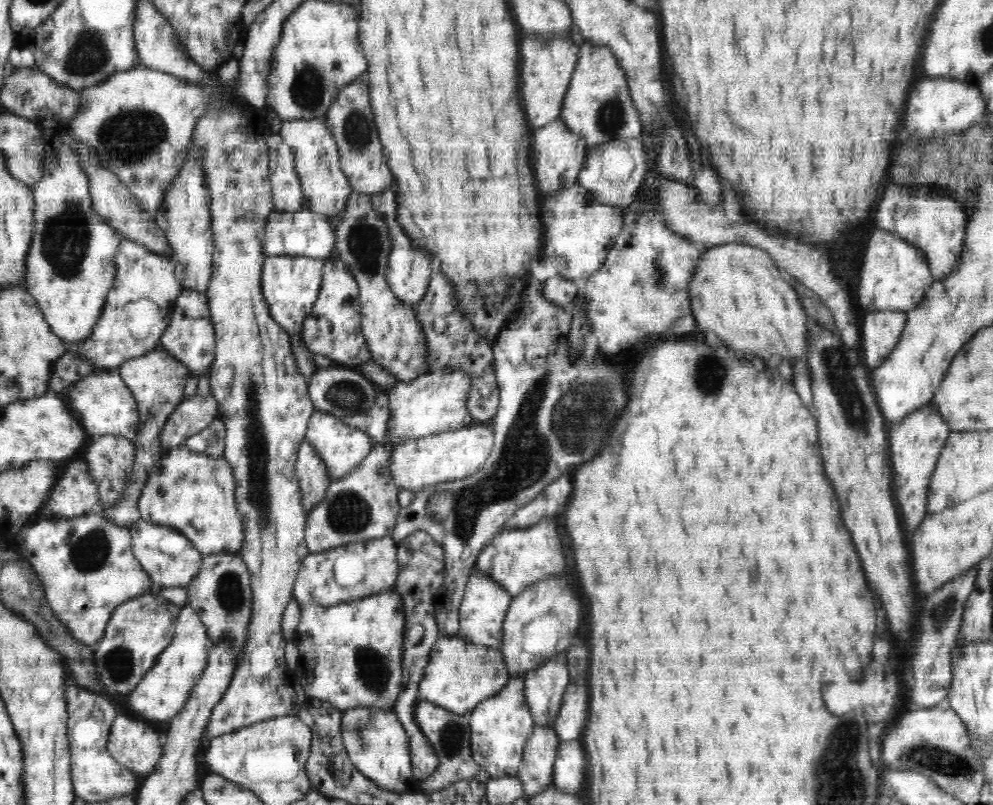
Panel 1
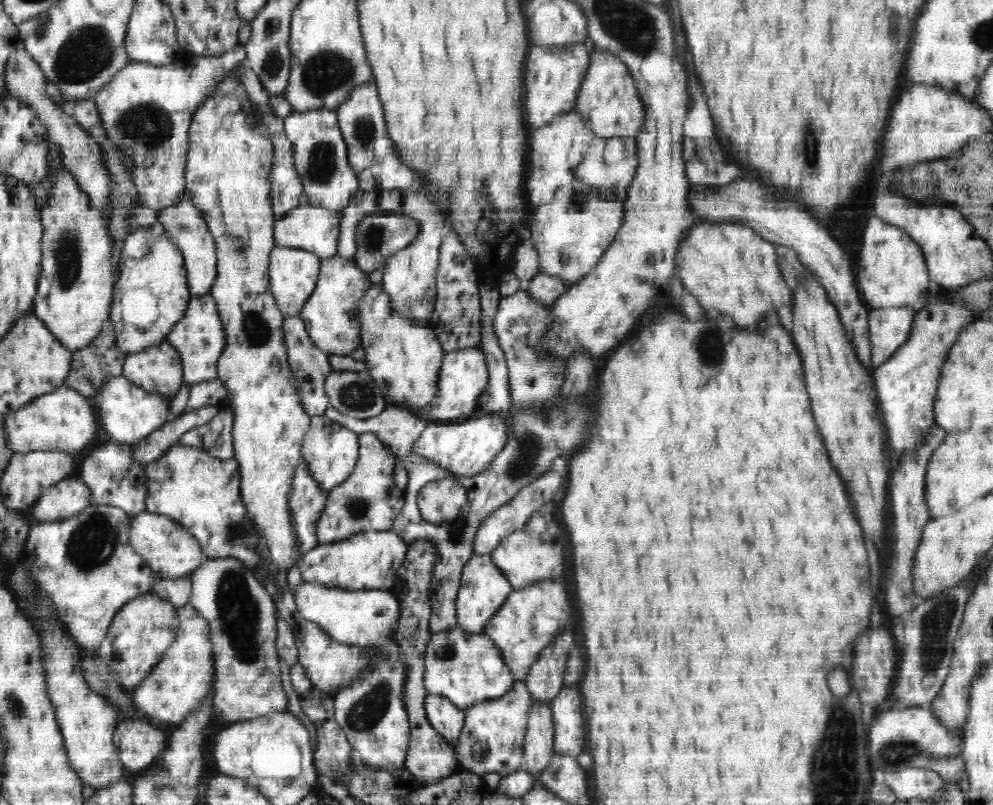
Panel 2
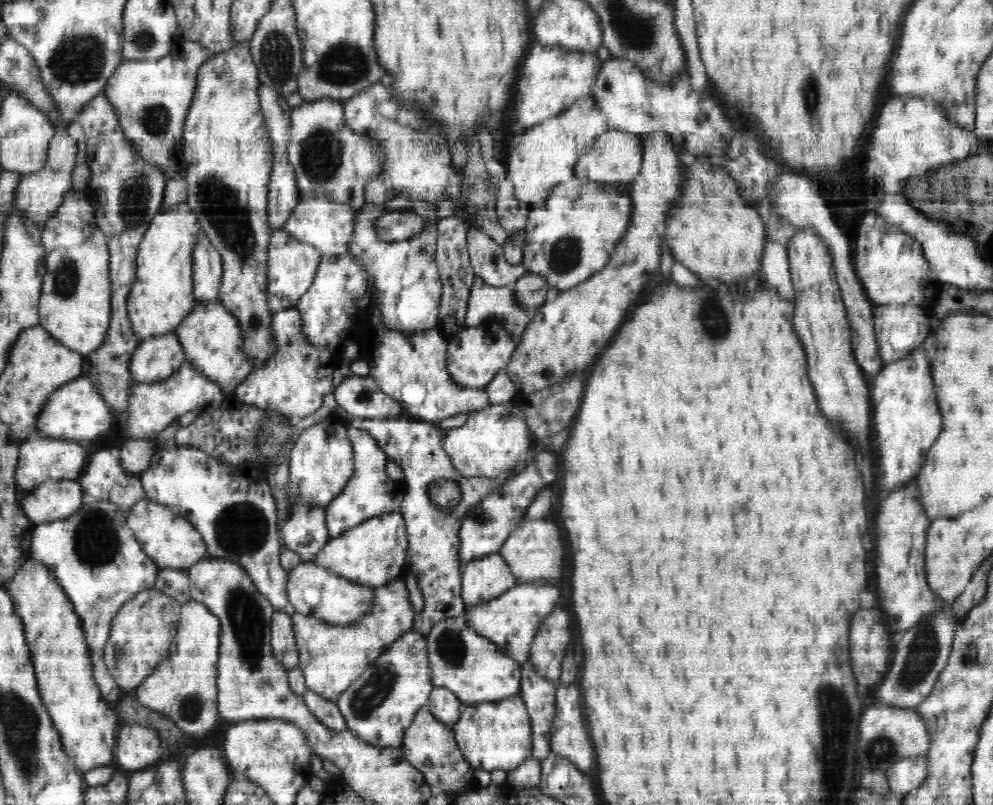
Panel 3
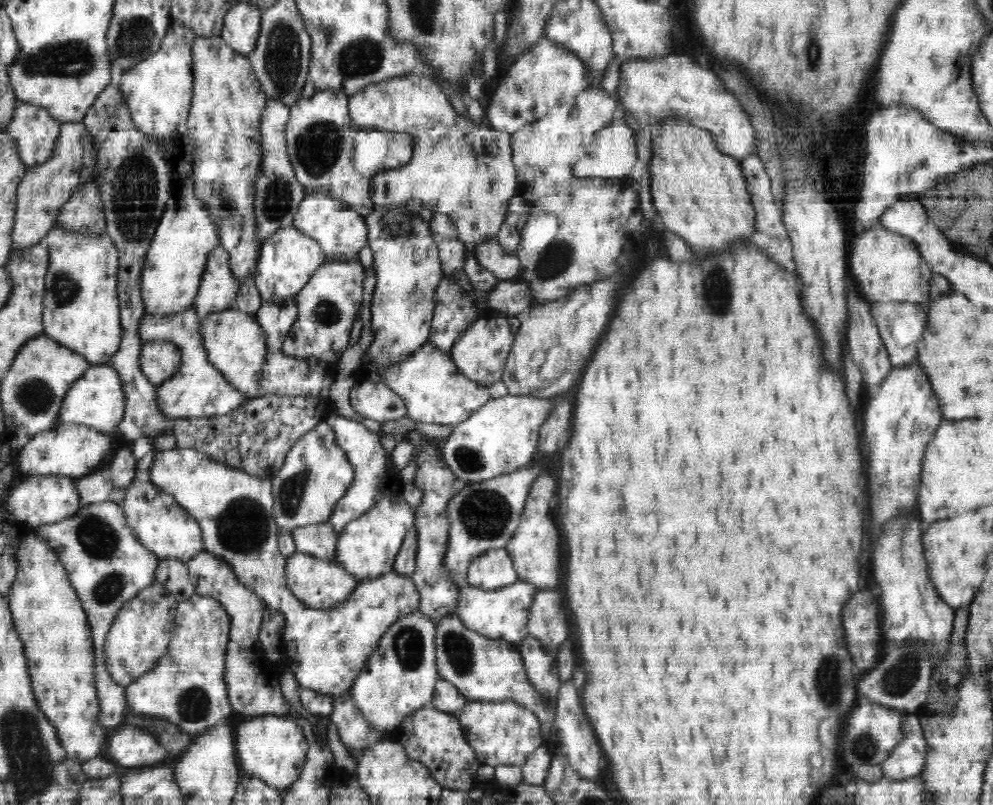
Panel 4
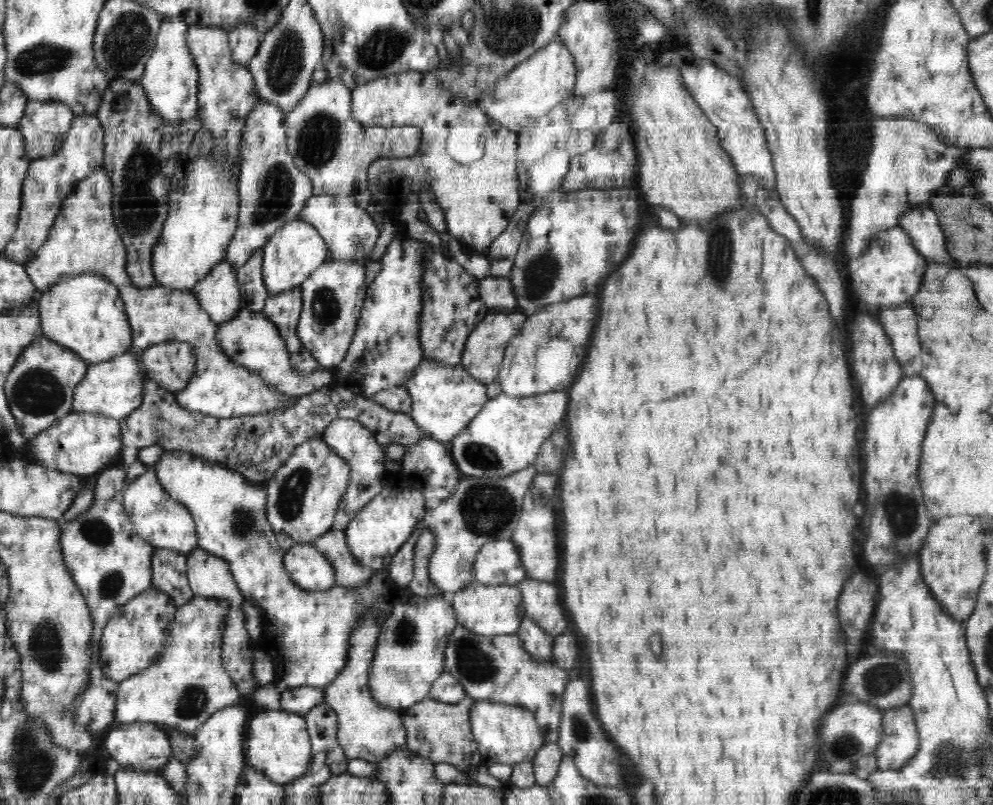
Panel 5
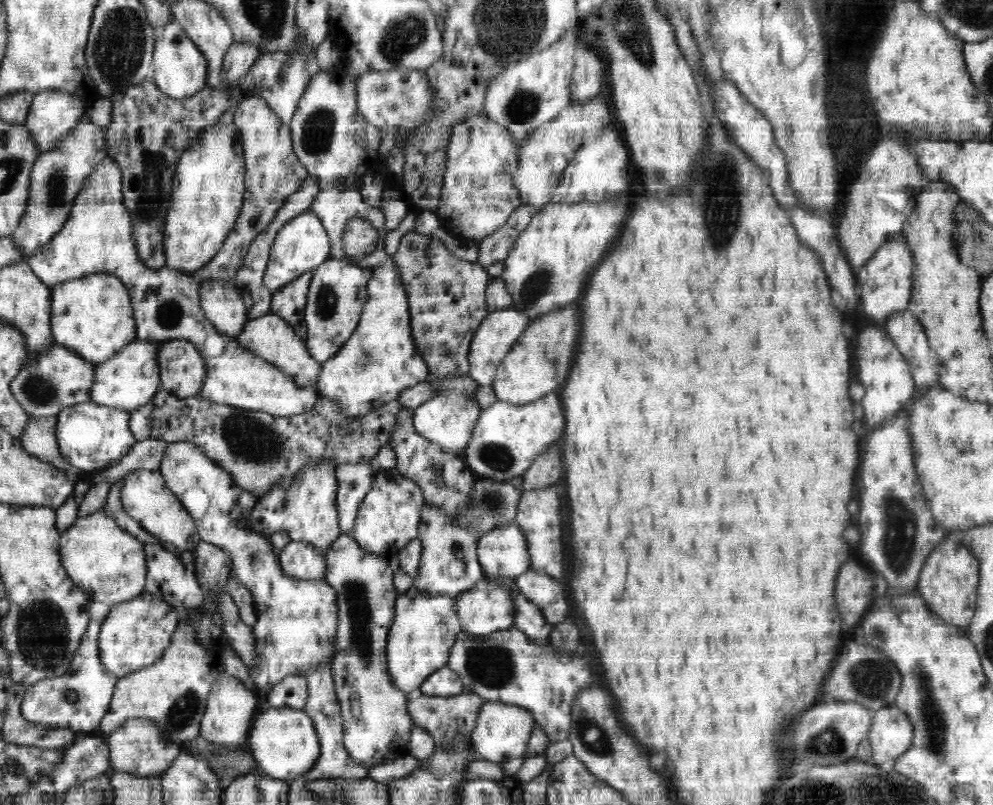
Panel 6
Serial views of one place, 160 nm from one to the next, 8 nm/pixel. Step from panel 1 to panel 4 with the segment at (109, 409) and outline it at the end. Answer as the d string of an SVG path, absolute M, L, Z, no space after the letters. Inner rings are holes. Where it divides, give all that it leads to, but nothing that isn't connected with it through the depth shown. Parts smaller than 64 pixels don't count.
M195 308L172 317L146 315L140 320L140 339L142 342L170 341L182 353L182 362L177 374L168 382L157 386L157 407L165 418L213 417L225 415L236 410L247 398L238 392L220 371L208 362L207 352L201 335L201 320Z

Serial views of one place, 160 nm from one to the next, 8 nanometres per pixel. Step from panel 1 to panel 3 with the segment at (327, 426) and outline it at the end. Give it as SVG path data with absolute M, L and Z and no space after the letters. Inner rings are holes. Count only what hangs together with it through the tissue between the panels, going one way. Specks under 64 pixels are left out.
M329 416L305 428L298 436L290 450L287 518L292 516L298 505L325 507L342 492L355 471L354 449L348 428L346 421L334 422Z

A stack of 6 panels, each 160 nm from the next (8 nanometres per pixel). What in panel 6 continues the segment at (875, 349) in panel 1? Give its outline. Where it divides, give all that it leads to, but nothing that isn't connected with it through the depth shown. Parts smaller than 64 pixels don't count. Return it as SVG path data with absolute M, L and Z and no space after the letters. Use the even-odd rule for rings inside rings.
M907 309L893 313L884 320L882 327L910 365L916 387L926 390L938 385L938 376L944 373L943 366L928 346L921 322L914 314Z

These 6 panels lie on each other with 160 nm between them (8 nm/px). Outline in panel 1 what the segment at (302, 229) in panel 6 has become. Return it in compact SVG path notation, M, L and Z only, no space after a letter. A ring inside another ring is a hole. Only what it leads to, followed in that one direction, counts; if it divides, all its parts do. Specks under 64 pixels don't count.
M289 255L267 257L262 264L261 287L270 316L290 336L302 334L304 320L311 314L323 280L325 260Z

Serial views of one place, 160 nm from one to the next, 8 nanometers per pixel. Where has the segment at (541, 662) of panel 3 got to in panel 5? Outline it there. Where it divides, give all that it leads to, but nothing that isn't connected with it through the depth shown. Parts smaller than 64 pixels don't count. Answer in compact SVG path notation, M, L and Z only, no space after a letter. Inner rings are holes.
M526 578L519 582L525 616L533 620L550 636L560 636L566 631L566 614L560 604L560 592L552 582Z

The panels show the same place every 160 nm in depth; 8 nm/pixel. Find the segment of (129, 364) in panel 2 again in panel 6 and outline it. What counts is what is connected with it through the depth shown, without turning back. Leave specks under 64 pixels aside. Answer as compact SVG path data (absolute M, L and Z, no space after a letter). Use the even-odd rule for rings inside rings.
M186 339L161 342L157 359L162 389L178 398L199 394L206 380L206 366L197 346Z

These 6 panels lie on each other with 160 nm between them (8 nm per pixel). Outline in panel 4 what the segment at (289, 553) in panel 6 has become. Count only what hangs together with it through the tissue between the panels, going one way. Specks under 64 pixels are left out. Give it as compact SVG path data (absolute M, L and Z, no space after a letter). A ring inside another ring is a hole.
M296 552L287 558L285 568L286 586L306 608L326 610L336 608L350 598L357 580L345 568L335 562L322 560L311 554Z

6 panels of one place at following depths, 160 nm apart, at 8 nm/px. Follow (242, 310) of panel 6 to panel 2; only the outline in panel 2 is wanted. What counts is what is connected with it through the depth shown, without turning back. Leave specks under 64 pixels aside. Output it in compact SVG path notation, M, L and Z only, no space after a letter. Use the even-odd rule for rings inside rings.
M184 190L178 204L159 211L157 220L163 226L164 233L178 245L184 256L188 286L192 296L209 294L218 276L218 262L216 257L216 242L209 231L207 222L202 217L202 211L192 203L192 195Z

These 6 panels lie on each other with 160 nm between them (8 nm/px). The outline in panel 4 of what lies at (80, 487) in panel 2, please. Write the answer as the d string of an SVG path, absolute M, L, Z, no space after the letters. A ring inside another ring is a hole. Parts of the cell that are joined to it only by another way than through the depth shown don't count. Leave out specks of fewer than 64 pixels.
M38 474L38 476L27 476L23 481L13 483L10 486L10 490L4 498L4 505L21 526L36 528L40 525L62 521L78 512L81 505L77 481L77 477L62 477L59 475L41 476Z

